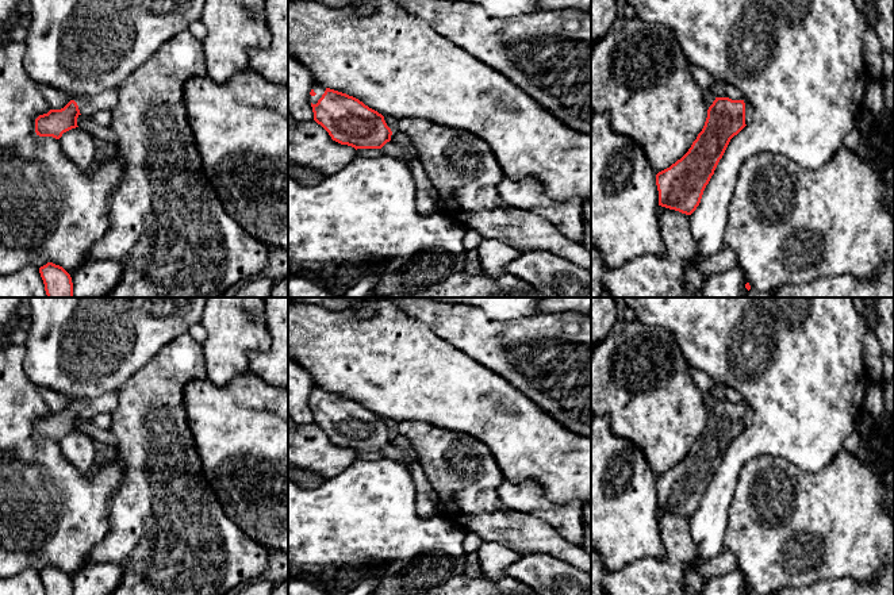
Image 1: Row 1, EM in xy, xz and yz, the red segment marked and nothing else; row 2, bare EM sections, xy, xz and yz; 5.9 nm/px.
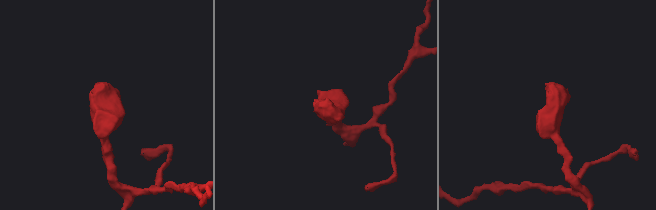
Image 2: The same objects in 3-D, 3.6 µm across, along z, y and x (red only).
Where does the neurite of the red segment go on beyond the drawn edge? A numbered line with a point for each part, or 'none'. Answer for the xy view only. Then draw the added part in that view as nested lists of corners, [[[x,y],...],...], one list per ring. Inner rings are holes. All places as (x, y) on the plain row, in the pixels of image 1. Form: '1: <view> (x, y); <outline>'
1: xy (88, 407); [[[108,392],[89,398],[77,399],[73,402],[81,418],[92,419],[100,412],[111,414],[118,406],[118,392]]]

